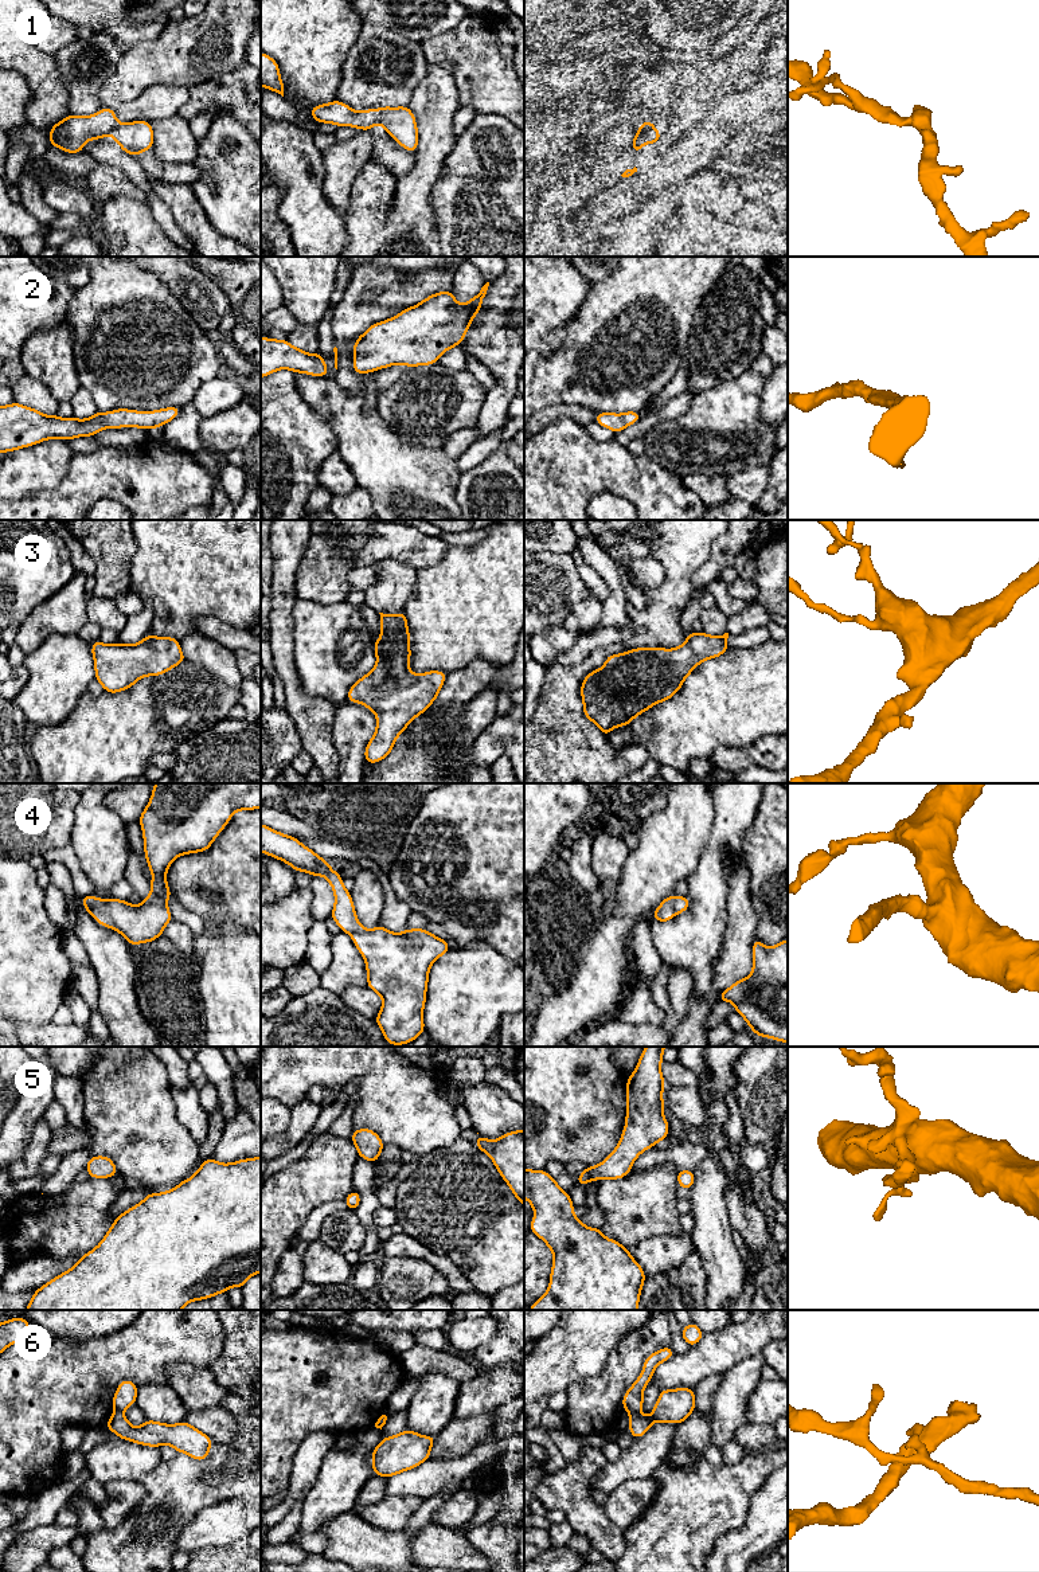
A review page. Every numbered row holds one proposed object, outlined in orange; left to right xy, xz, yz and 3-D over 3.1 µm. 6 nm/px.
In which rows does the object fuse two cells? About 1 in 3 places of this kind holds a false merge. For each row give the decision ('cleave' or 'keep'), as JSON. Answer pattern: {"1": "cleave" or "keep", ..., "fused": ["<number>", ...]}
{"1": "cleave", "2": "keep", "3": "keep", "4": "keep", "5": "keep", "6": "cleave", "fused": ["1", "6"]}

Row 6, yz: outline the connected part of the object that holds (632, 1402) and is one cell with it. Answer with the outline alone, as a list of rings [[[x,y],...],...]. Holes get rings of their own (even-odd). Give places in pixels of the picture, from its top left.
[[[671,1346],[659,1349],[644,1360],[644,1368],[638,1379],[633,1385],[626,1391],[622,1397],[622,1407],[628,1412],[640,1412],[644,1405],[642,1393],[648,1383],[653,1377],[653,1372],[659,1364],[668,1361],[673,1356]]]

